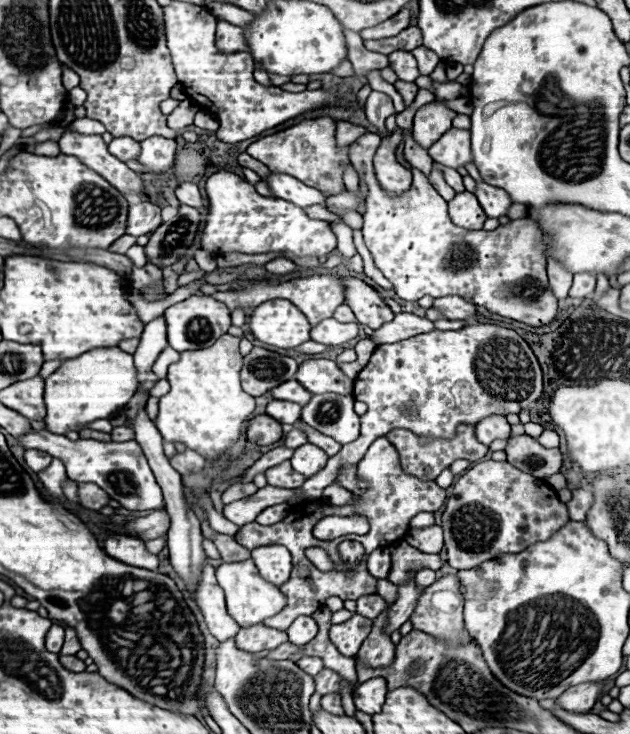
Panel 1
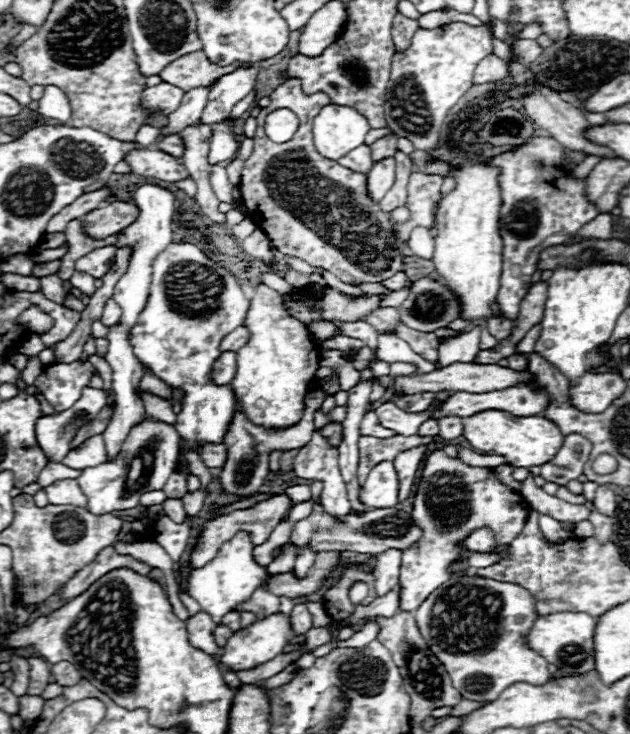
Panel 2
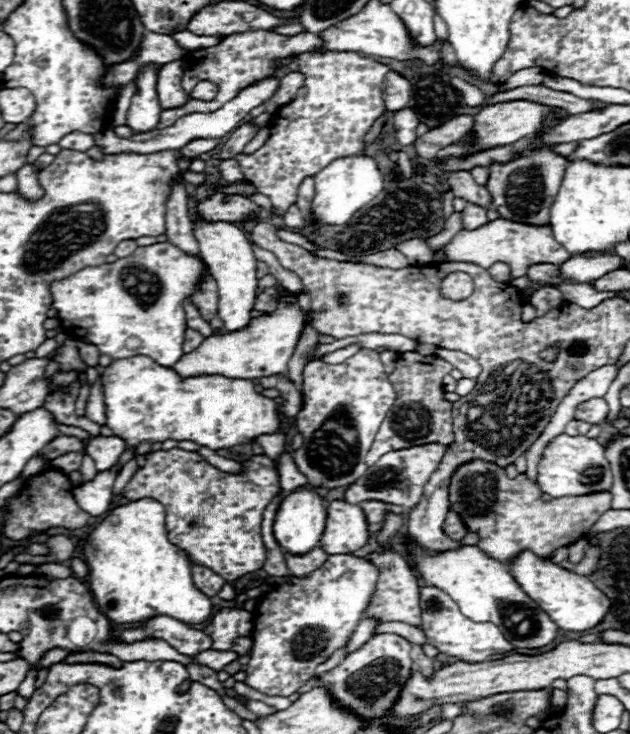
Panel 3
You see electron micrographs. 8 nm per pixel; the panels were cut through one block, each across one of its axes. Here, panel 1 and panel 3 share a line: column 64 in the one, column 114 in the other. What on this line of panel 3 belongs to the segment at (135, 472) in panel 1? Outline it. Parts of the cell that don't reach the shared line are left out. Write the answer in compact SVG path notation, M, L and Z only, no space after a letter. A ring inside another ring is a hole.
M98 436L86 444L86 452L92 456L96 470L110 470L122 454L122 438L118 436Z

